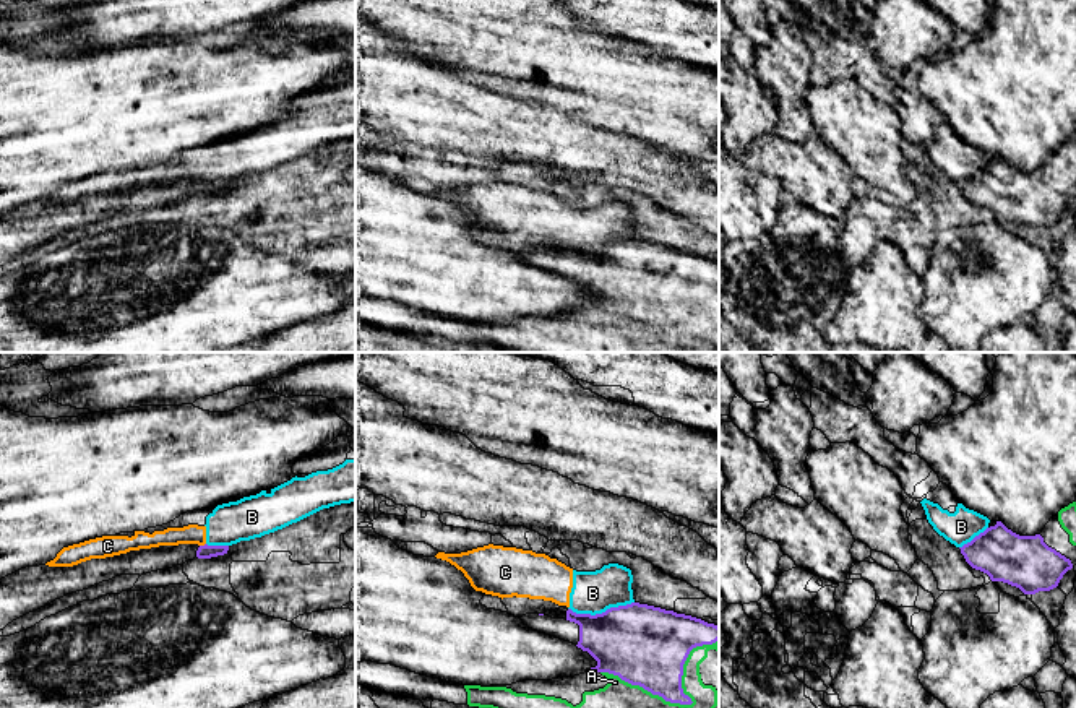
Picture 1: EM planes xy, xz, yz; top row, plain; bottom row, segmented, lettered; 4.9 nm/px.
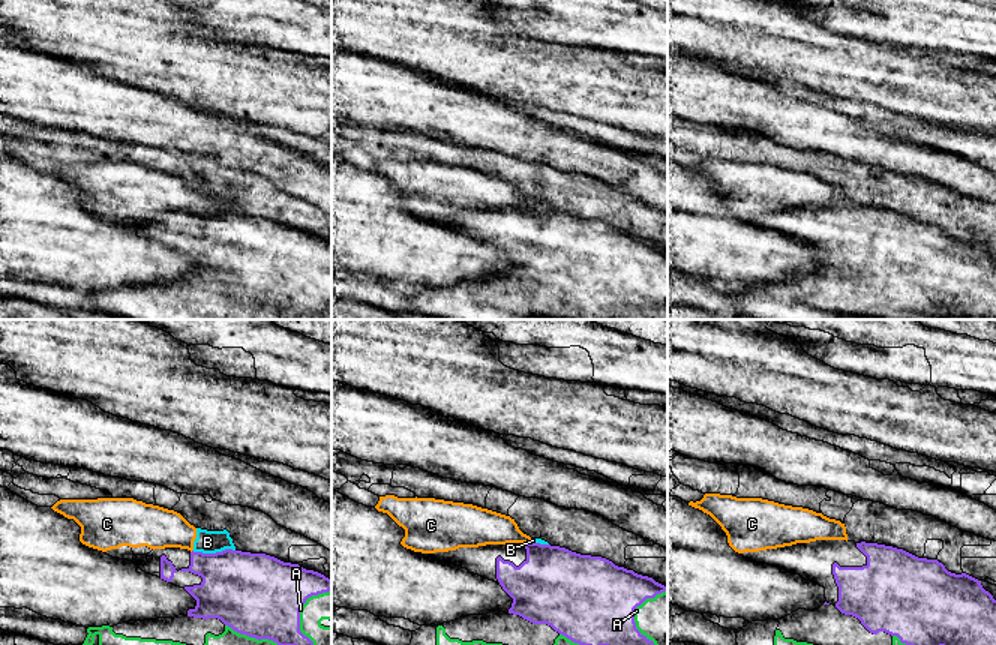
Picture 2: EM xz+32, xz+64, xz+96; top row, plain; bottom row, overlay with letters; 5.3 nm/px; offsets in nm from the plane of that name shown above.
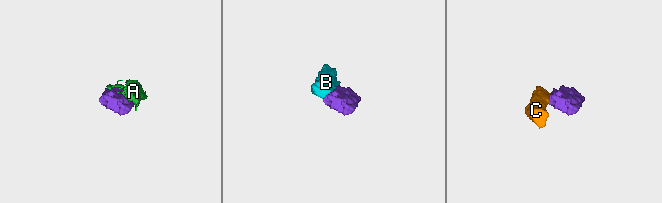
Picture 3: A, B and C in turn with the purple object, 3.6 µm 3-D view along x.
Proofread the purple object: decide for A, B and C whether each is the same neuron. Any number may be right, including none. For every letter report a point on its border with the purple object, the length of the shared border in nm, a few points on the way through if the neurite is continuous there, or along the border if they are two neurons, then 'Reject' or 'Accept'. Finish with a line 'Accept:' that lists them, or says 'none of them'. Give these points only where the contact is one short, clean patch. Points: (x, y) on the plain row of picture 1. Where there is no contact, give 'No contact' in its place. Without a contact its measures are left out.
A: Touches purple at xz (685, 340). Shared border 600 nm. Accept
B: Touches purple at xz (602, 249). Shared border 340 nm. Reject
C: Touches purple at xy (202, 182). Shared border 40 nm. Boundary: xy (205, 179), (200, 182). Reject
Accept: A

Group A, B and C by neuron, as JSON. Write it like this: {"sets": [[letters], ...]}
{"sets": [["A"], ["B", "C"]]}

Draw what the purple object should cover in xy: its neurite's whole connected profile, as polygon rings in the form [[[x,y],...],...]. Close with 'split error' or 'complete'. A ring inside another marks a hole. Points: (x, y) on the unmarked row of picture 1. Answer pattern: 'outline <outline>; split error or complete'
outline [[[159,182],[91,195],[73,203],[26,203],[0,216],[0,266],[13,257],[67,231],[88,226],[120,211],[146,211],[188,196],[227,190],[229,182]]]; split error

